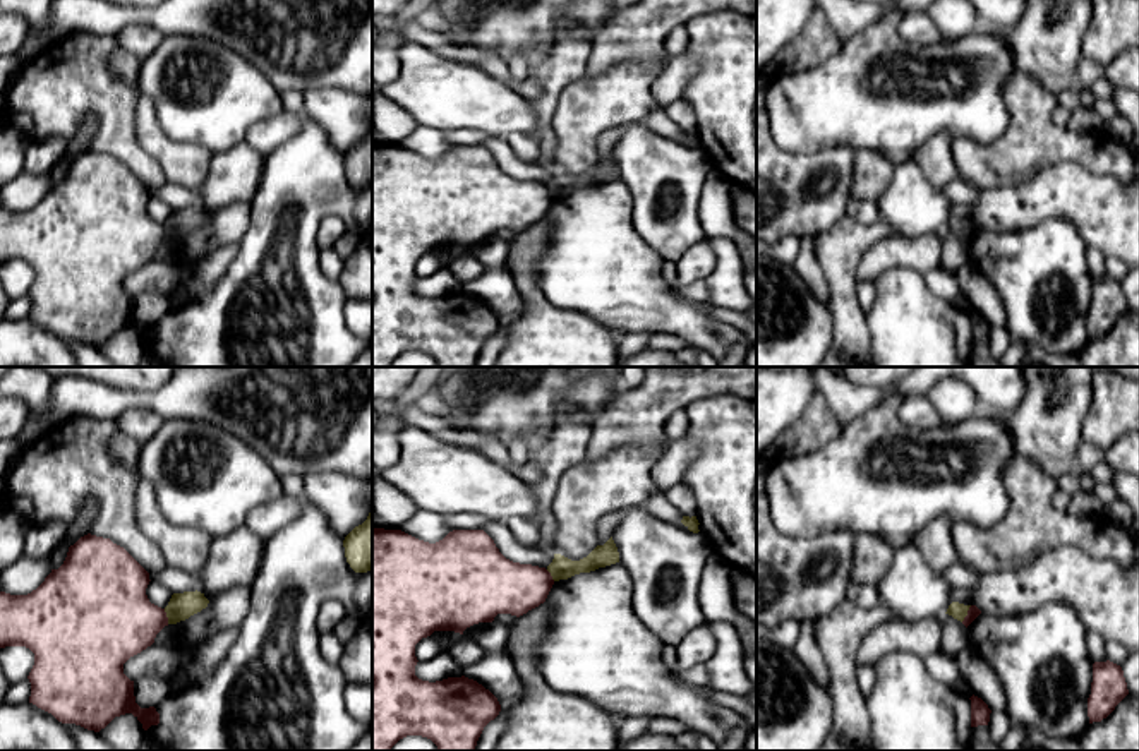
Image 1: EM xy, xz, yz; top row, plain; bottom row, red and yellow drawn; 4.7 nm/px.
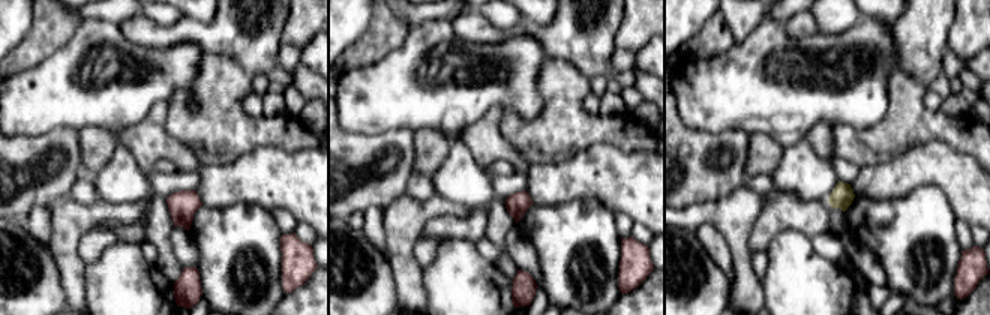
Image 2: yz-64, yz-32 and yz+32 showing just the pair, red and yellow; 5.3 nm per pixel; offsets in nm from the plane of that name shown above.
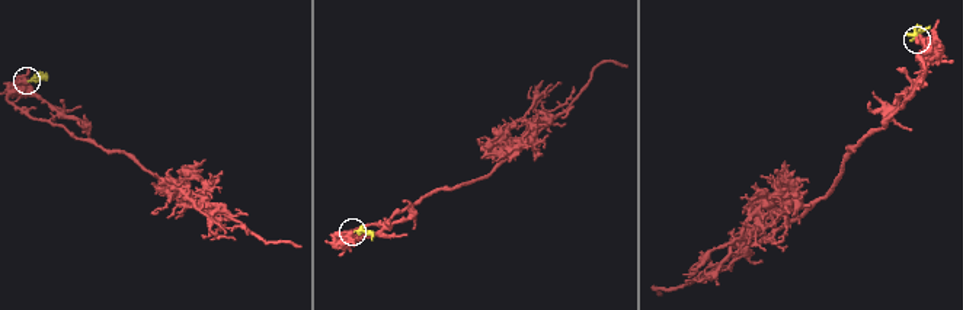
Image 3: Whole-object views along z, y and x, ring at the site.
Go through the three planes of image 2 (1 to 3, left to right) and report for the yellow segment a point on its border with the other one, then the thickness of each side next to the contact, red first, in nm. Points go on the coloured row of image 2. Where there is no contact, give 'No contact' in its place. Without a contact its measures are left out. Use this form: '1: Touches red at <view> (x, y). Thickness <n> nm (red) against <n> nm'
1: No contact
2: No contact
3: No contact

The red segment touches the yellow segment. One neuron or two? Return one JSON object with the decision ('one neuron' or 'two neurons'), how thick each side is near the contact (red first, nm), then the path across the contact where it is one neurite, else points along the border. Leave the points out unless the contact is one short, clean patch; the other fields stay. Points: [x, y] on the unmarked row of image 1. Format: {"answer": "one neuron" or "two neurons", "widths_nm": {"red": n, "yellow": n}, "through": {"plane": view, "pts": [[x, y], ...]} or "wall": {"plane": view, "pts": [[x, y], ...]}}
{"answer": "two neurons", "widths_nm": {"red": 60, "yellow": 80}, "wall": {"plane": "yz", "pts": [[971, 222], [961, 237]]}}

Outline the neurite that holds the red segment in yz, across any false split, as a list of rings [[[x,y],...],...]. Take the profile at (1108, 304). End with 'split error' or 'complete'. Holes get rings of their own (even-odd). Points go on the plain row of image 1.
[[[1110,276],[1094,278],[1091,310],[1088,314],[1089,339],[1106,334],[1127,310],[1122,283]]]; complete

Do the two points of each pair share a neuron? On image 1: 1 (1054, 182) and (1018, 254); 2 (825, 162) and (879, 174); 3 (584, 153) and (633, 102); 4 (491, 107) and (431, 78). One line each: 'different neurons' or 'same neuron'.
1: different neurons
2: different neurons
3: same neuron
4: same neuron

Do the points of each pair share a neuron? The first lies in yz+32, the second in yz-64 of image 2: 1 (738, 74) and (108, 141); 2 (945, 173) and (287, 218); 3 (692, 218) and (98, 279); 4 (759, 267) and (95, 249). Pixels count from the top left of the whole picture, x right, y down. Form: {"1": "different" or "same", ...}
{"1": "different", "2": "different", "3": "different", "4": "same"}

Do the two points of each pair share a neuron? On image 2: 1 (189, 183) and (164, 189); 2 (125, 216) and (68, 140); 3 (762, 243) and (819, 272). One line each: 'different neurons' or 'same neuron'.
1: same neuron
2: different neurons
3: different neurons

